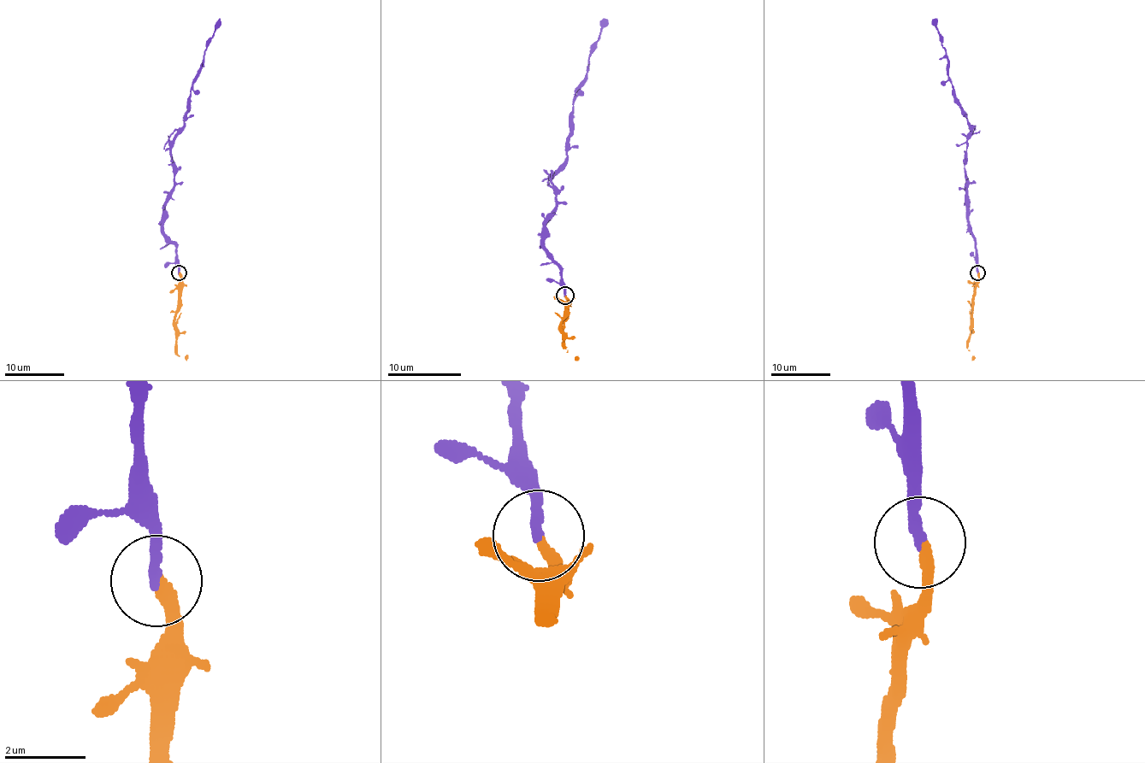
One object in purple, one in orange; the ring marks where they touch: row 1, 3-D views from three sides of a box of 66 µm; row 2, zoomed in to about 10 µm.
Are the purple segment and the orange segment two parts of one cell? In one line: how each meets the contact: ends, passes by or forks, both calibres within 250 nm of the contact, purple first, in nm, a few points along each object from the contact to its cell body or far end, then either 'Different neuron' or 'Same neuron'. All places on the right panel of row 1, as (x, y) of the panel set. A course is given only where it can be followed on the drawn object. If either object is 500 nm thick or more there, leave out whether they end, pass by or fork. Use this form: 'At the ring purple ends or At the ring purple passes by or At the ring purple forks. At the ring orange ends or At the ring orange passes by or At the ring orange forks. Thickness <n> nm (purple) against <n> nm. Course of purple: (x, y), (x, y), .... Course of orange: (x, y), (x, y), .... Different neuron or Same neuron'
At the ring purple ends. At the ring orange ends. Thickness 240 nm (purple) against 240 nm. Course of purple: (977, 272), (964, 167), (970, 125), (947, 76), (948, 62), (942, 36), (935, 26), (936, 19). Course of orange: (979, 272), (968, 346), (973, 356), (971, 360). Same neuron

